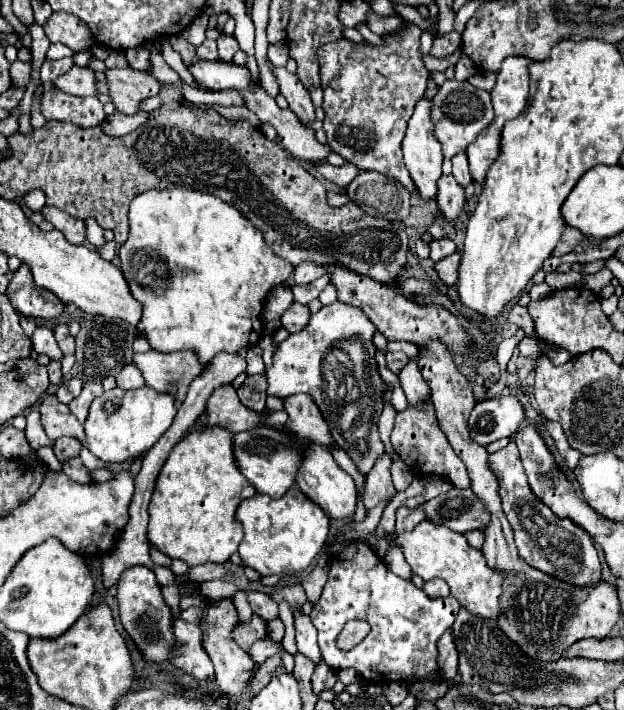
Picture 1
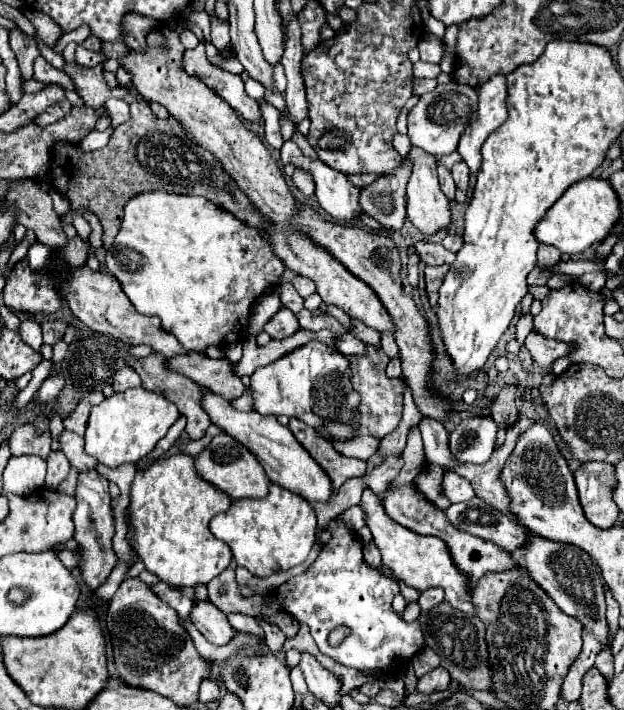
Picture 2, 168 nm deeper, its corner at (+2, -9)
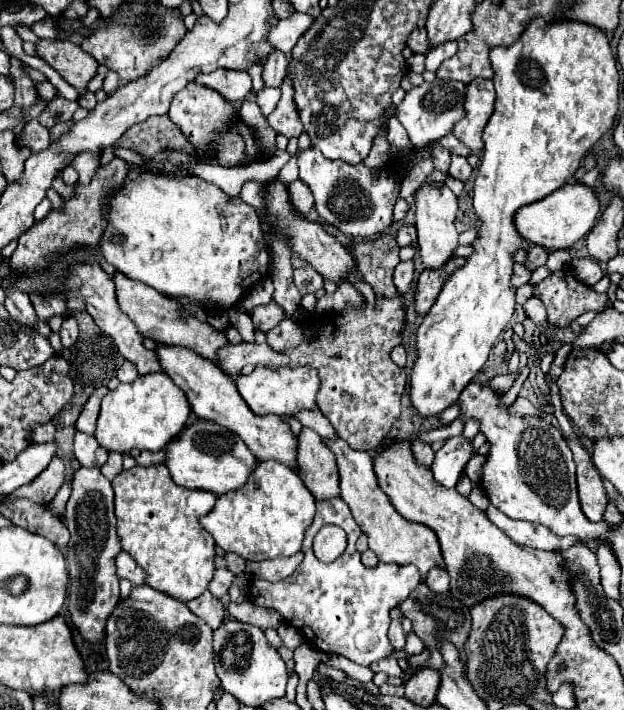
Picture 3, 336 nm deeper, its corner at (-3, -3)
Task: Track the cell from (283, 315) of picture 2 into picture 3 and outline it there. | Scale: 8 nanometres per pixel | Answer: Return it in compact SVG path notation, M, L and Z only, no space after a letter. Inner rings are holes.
M271 302L267 306L259 306L257 310L251 312L251 320L253 320L255 328L263 330L263 332L275 328L275 324L279 324L279 320L283 320L283 318L285 318L283 308L275 302Z

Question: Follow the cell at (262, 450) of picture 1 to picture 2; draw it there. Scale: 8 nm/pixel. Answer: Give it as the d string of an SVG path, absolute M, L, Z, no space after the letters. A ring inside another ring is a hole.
M228 434L214 436L212 442L206 446L206 450L202 450L194 458L194 466L196 466L196 472L202 480L216 486L220 492L228 494L234 500L238 500L238 498L262 498L268 492L270 480L266 478L258 460L254 460L254 456L248 452L246 446L238 444Z

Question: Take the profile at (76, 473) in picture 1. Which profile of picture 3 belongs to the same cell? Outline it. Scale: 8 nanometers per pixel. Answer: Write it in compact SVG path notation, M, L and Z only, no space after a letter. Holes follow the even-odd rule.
M81 468L75 472L73 494L65 510L65 524L71 532L67 548L67 570L71 578L67 606L81 636L89 642L95 642L103 636L105 622L111 616L115 604L121 600L115 566L115 556L121 552L121 546L119 536L115 534L113 488L99 468Z

